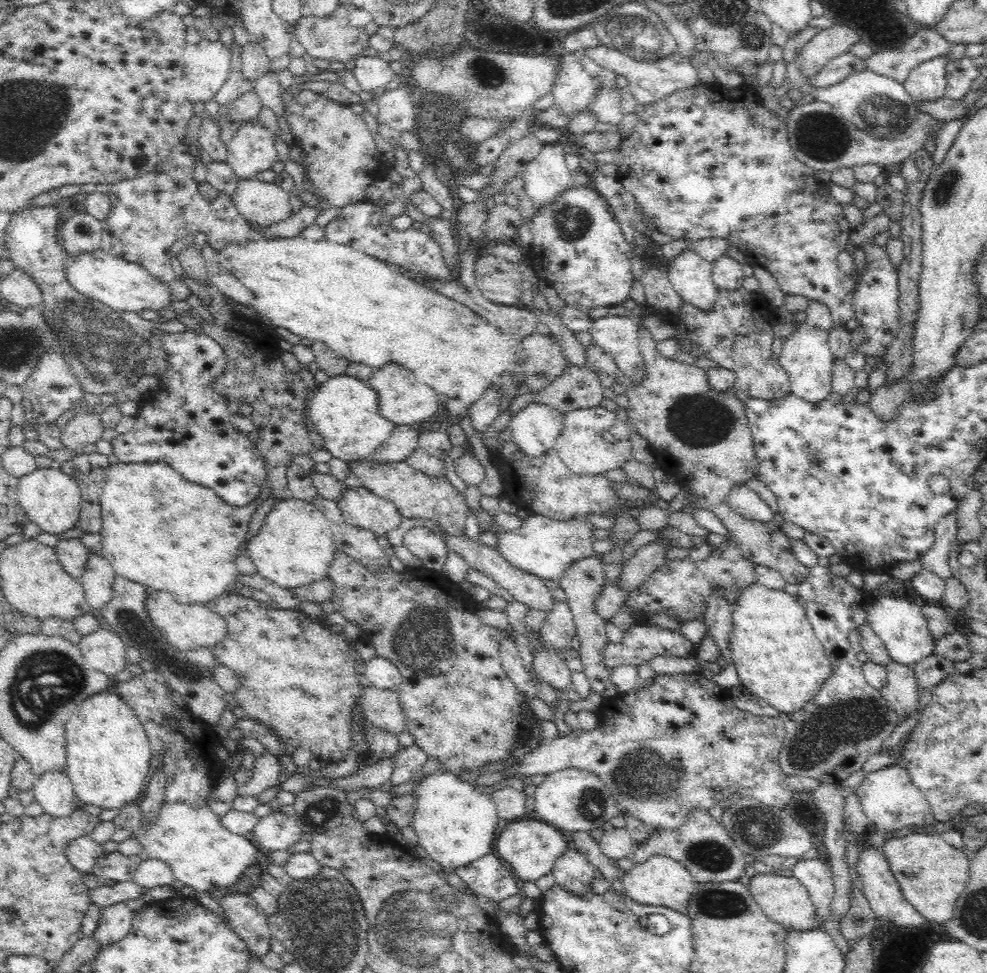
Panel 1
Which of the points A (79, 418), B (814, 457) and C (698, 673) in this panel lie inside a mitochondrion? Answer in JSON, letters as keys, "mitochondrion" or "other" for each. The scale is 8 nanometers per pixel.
{"A":"other","B":"mitochondrion","C":"other"}

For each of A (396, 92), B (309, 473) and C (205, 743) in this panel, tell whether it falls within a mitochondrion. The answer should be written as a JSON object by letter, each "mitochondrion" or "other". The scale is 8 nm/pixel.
{"A":"other","B":"other","C":"other"}

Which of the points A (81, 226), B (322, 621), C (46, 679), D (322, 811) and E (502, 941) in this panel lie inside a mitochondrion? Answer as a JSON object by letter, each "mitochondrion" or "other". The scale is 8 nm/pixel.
{"A":"mitochondrion","B":"other","C":"mitochondrion","D":"mitochondrion","E":"other"}

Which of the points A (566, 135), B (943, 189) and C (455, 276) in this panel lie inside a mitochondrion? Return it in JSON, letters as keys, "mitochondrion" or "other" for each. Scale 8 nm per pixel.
{"A":"other","B":"mitochondrion","C":"other"}

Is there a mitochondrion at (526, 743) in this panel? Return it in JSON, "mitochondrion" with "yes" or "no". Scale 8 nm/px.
{"mitochondrion":"no"}

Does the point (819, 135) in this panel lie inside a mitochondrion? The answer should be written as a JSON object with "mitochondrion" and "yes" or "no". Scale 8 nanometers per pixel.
{"mitochondrion":"yes"}

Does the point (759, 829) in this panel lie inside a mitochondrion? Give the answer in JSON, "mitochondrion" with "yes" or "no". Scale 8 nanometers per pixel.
{"mitochondrion":"yes"}

